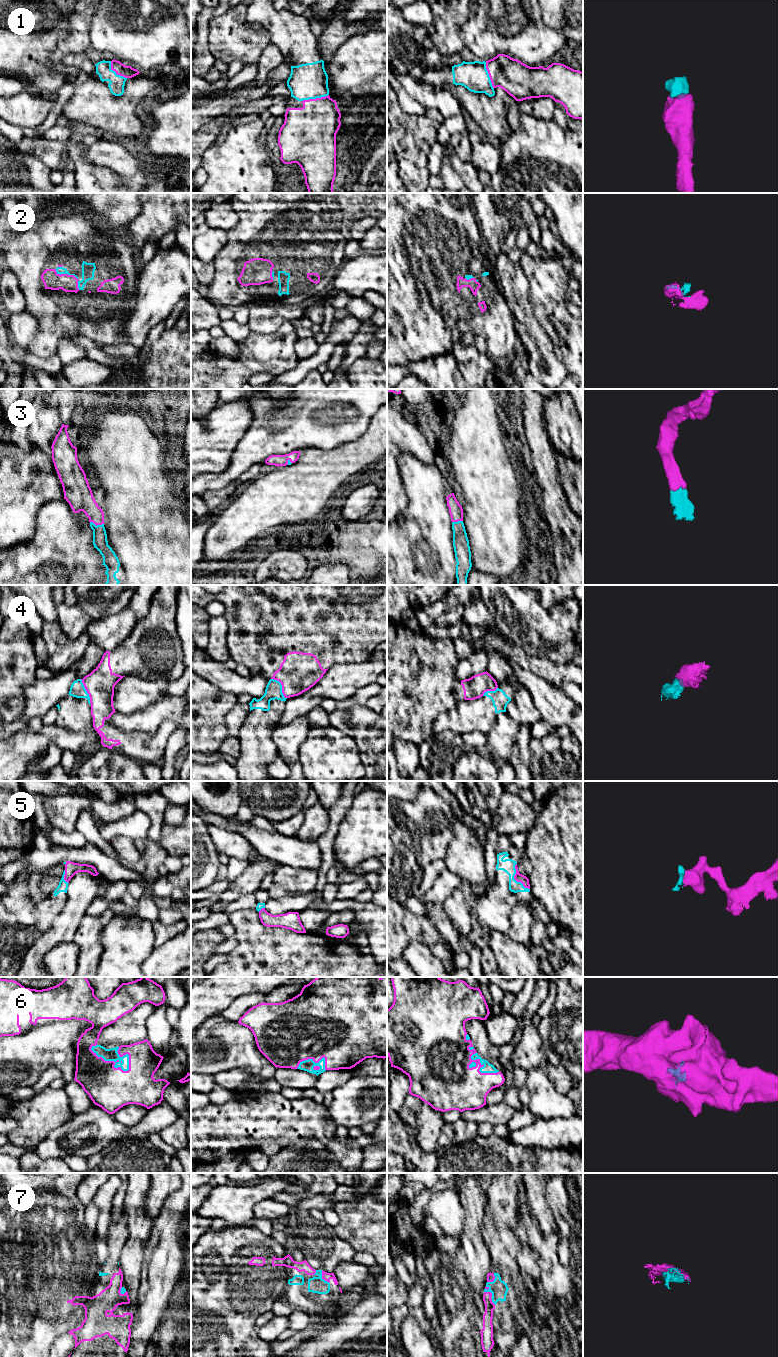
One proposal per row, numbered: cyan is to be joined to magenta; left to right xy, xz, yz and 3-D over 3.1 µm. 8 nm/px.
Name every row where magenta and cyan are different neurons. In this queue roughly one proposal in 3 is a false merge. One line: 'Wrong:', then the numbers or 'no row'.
Wrong: 4

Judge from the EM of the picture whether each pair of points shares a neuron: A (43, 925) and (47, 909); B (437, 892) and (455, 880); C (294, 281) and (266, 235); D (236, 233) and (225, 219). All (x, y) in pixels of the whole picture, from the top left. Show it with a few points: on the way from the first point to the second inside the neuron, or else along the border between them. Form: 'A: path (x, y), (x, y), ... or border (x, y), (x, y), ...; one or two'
A: path (43, 921), (44, 913); one
B: path (441, 888), (448, 881), (451, 881); one
C: path (279, 281), (266, 269), (266, 250); one
D: border (230, 205), (237, 213), (238, 223), (226, 231); two

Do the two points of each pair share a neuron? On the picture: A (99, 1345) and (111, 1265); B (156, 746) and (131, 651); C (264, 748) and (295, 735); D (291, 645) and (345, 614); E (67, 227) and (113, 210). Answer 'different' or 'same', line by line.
A: same
B: same
C: different
D: same
E: different

